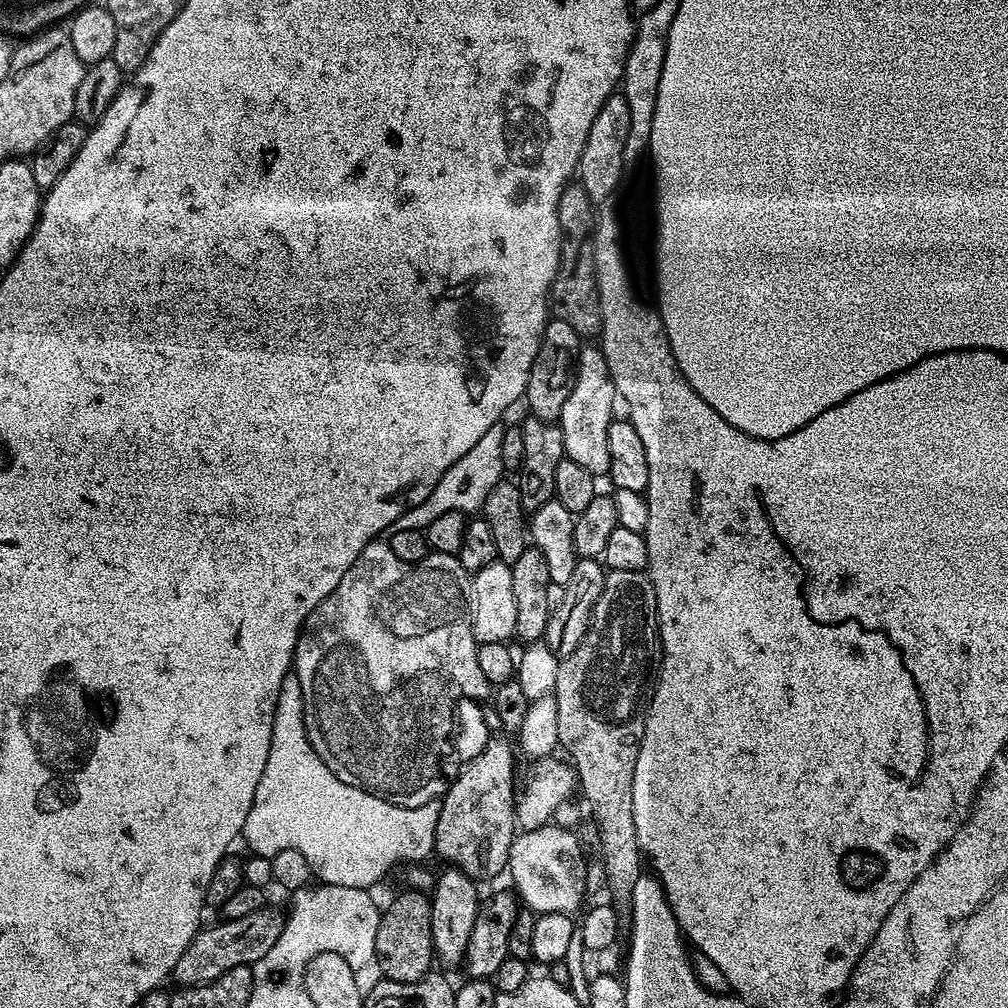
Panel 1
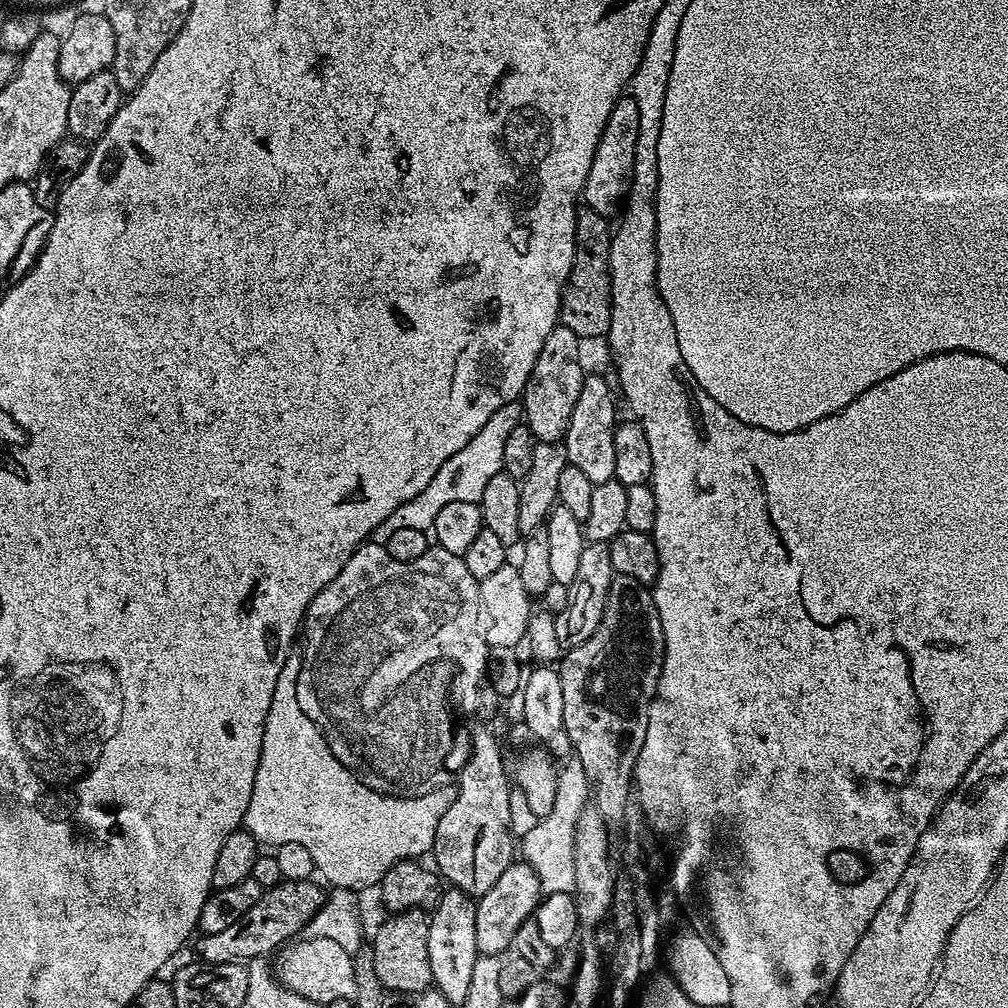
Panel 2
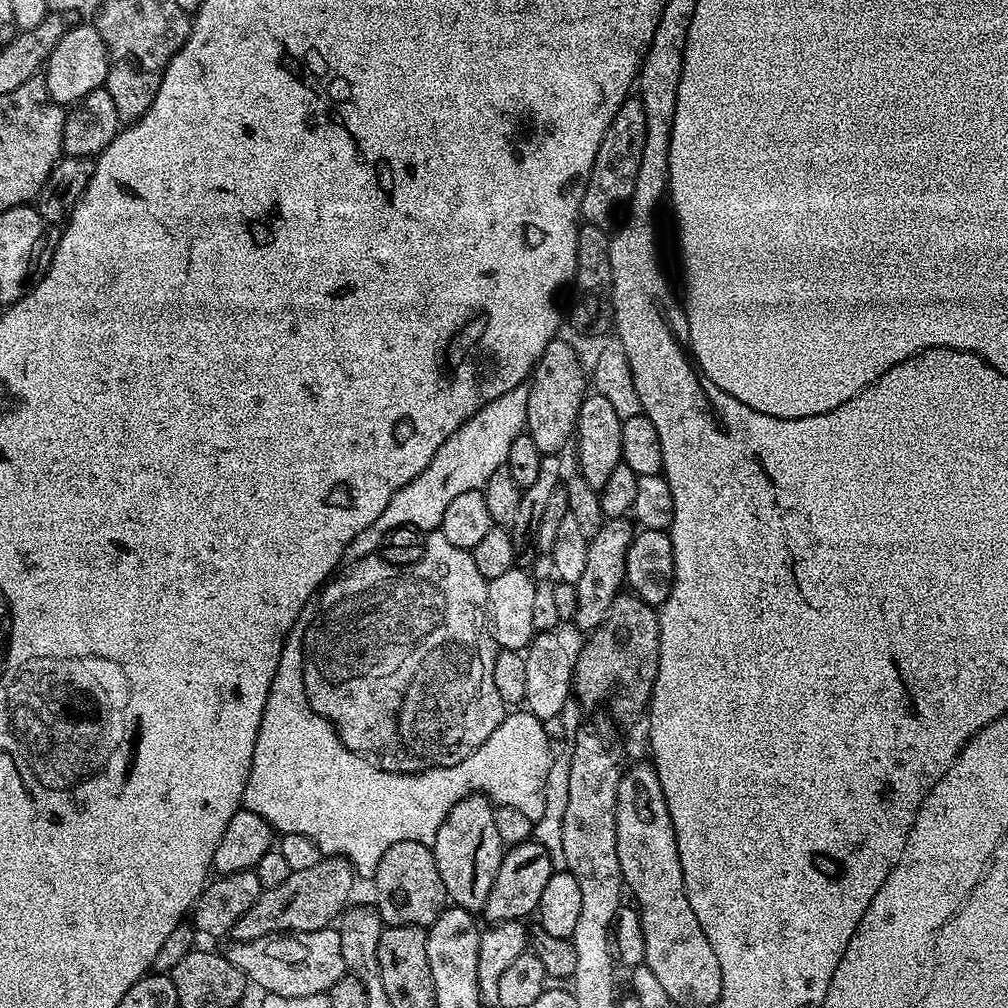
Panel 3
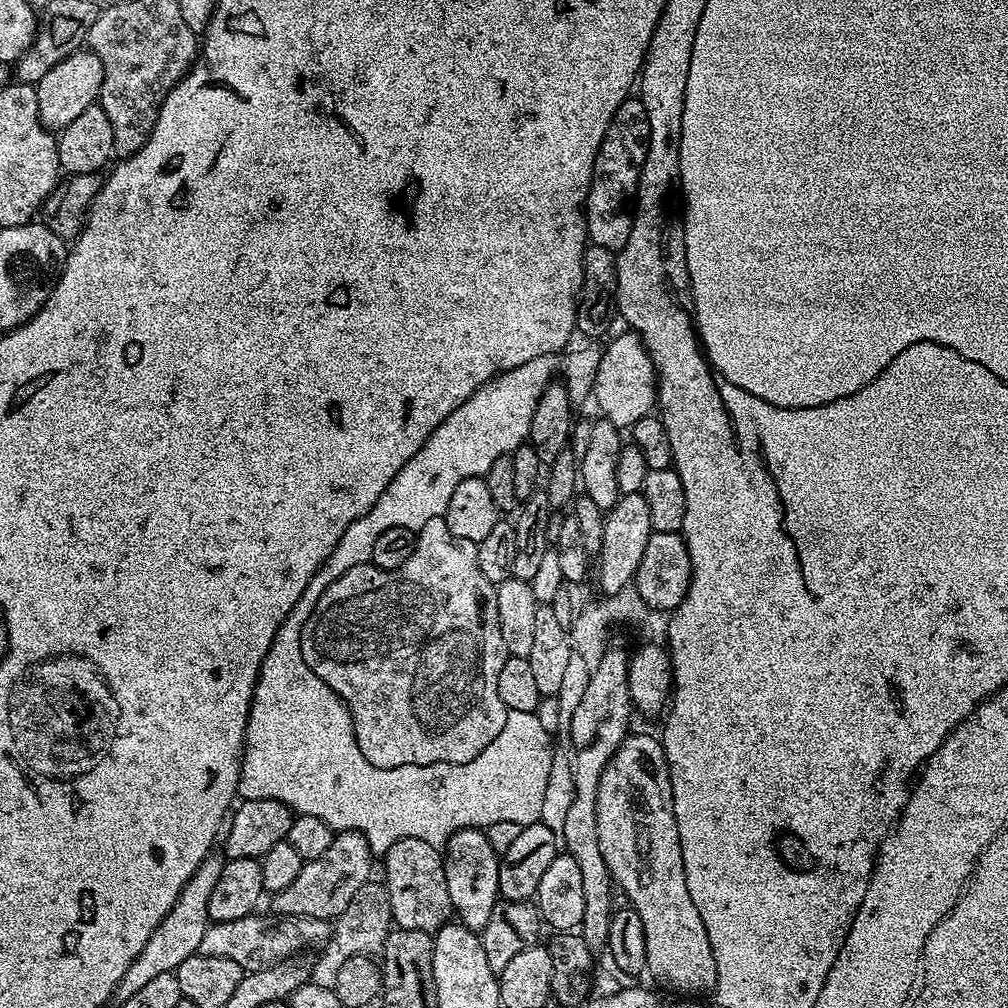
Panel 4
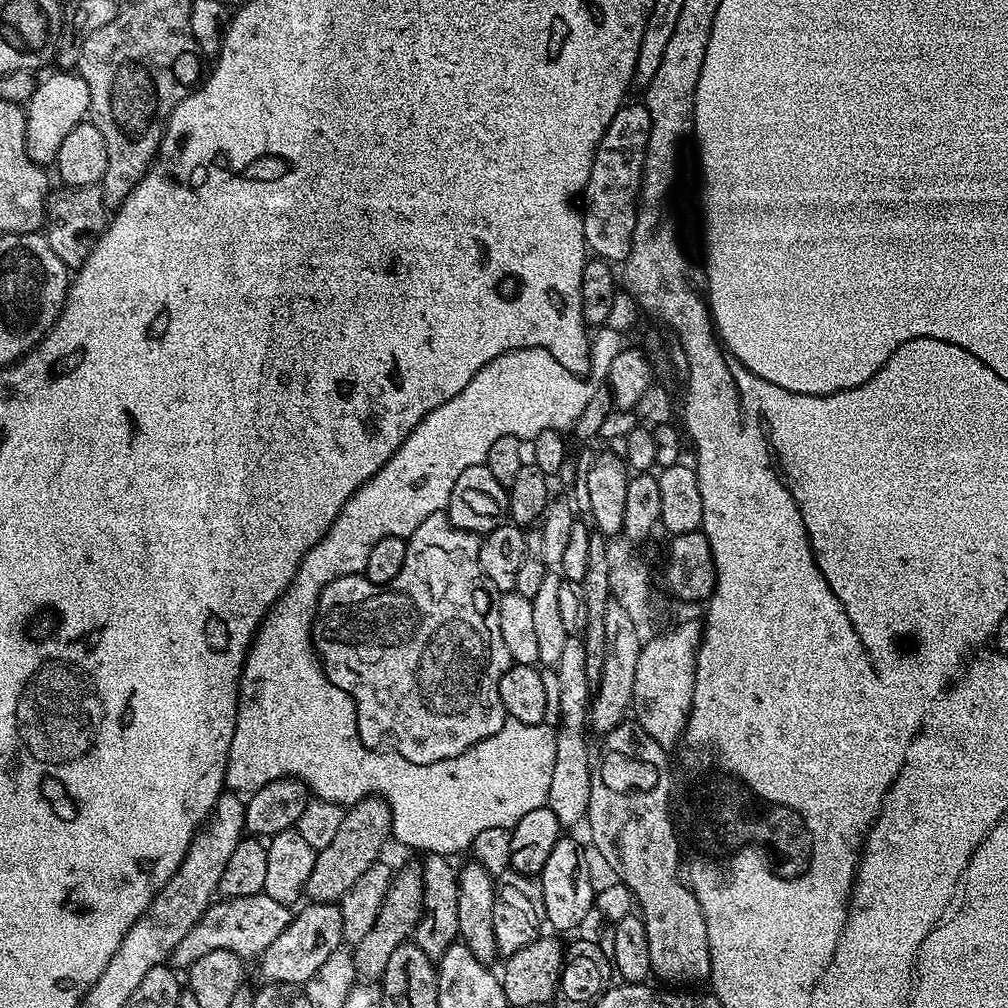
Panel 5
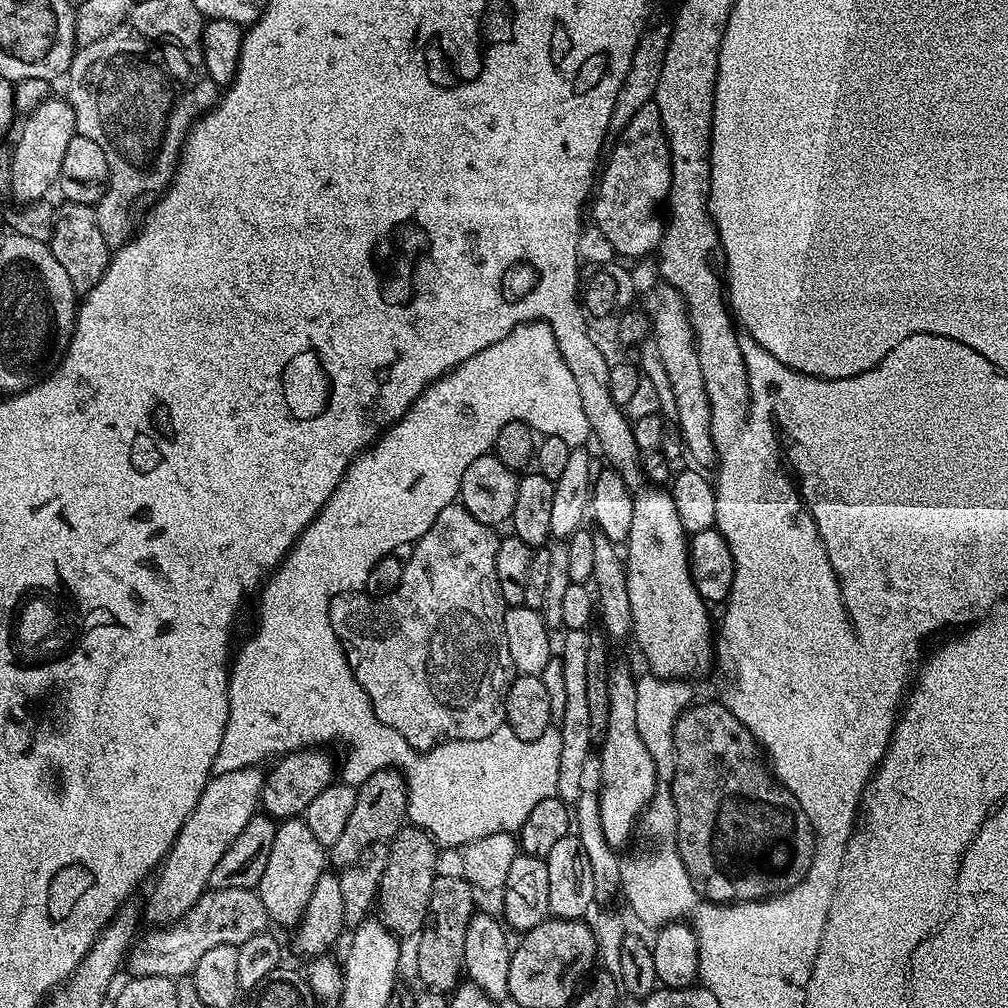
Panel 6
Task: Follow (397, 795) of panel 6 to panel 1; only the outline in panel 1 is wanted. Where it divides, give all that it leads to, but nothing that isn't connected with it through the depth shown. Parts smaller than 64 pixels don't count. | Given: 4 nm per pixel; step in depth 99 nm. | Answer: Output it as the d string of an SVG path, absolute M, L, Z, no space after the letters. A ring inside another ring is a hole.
M265 906L254 910L254 914L246 914L246 918L224 920L213 928L201 927L196 937L190 942L190 946L186 946L182 958L178 958L171 979L180 980L176 982L184 986L205 984L234 966L256 964L262 958L262 954L266 954L266 950L270 950L270 946L278 942L278 934L282 934L284 921L283 911L279 912L276 908Z

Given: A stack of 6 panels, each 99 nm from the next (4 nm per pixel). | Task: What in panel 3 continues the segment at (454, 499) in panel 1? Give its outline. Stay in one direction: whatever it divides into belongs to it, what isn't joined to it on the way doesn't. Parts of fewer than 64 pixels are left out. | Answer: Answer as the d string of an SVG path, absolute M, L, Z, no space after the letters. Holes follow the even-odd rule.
M522 383L502 394L502 398L481 404L480 409L457 432L450 434L450 438L438 446L438 454L430 458L430 466L426 466L418 478L402 486L402 490L390 498L390 506L378 514L378 519L370 522L358 538L348 543L347 559L355 562L364 556L379 553L382 538L386 538L386 534L395 528L419 528L425 534L439 529L442 514L446 514L446 506L450 506L452 499L458 498L458 494L466 494L466 490L483 489L484 484L490 482L490 474L507 465L514 438L525 431L528 390L529 385Z

